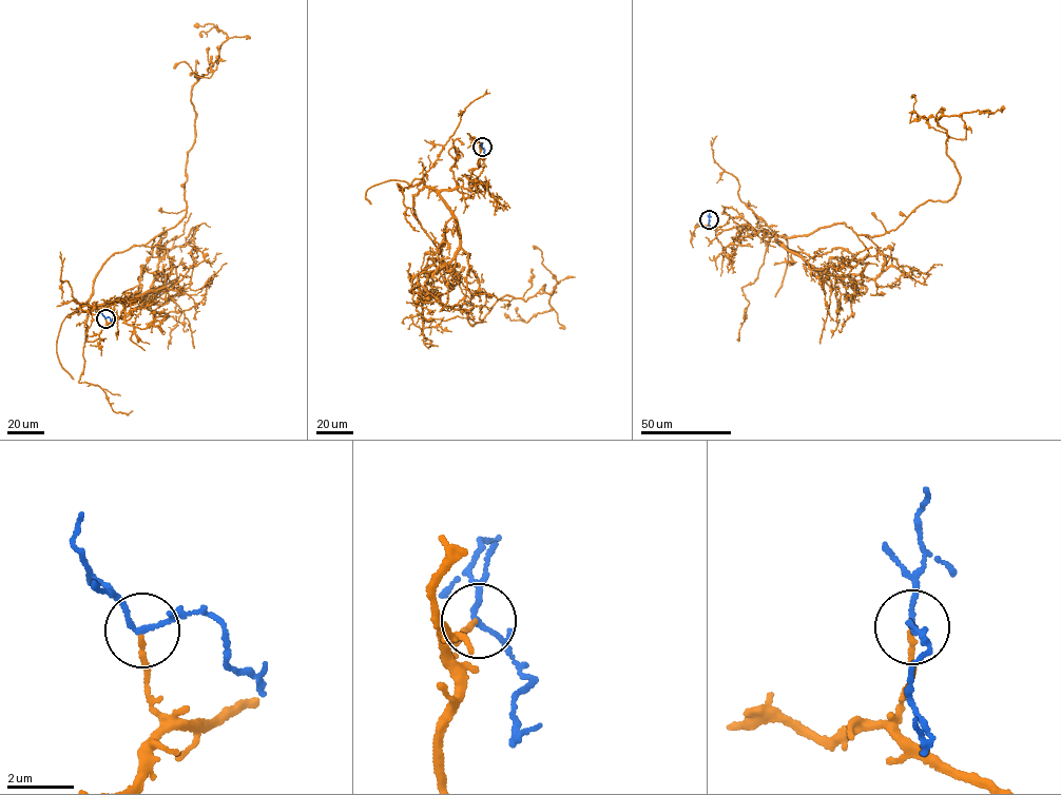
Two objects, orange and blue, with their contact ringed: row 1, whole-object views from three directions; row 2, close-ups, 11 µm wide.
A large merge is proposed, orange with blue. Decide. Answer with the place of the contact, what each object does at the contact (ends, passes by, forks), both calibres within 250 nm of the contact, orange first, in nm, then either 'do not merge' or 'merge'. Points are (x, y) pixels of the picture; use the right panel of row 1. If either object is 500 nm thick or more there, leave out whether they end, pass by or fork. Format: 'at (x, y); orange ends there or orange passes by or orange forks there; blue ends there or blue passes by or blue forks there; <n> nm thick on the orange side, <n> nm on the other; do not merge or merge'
at (709, 219); orange ends there; blue forks there; 150 nm thick on the orange side, 110 nm on the other; merge

